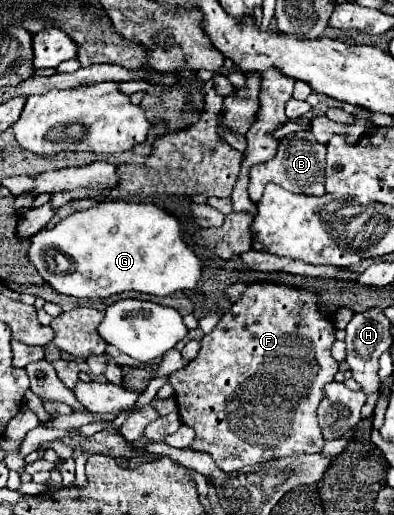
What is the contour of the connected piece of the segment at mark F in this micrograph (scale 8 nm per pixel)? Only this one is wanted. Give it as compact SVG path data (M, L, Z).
M250 284L242 298L222 316L218 326L202 338L196 360L168 378L182 422L196 432L190 448L210 454L224 472L266 460L320 452L324 438L316 422L316 408L324 396L324 386L334 382L338 372L338 362L330 356L336 340L334 332L334 322L320 314L318 294L286 284Z

